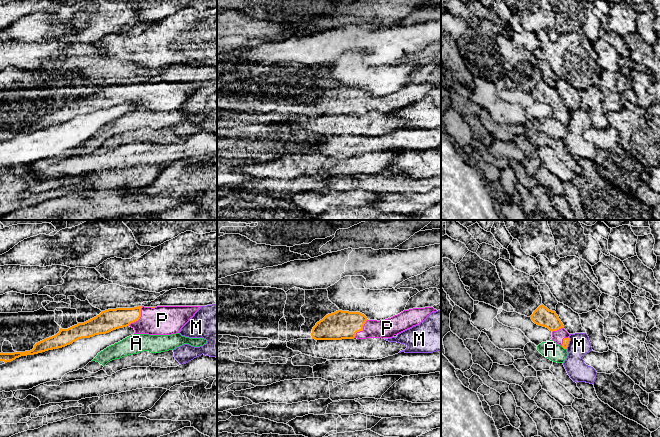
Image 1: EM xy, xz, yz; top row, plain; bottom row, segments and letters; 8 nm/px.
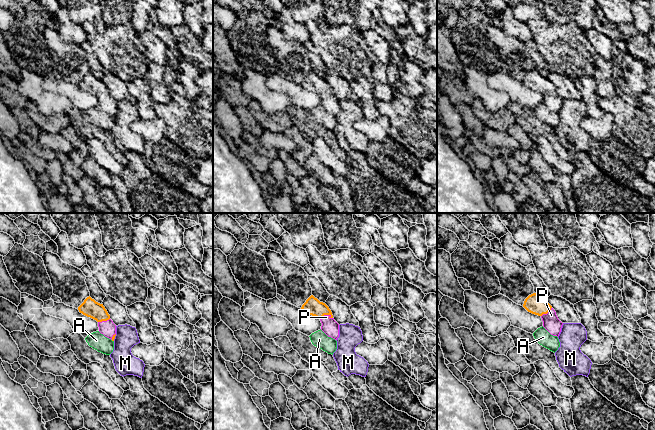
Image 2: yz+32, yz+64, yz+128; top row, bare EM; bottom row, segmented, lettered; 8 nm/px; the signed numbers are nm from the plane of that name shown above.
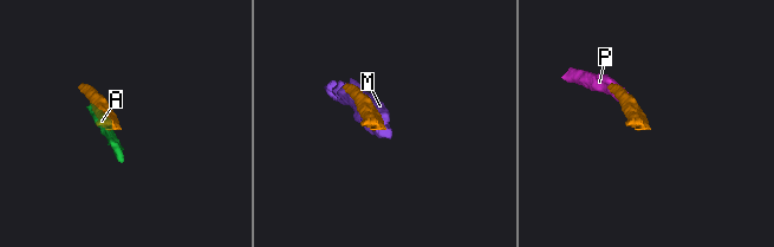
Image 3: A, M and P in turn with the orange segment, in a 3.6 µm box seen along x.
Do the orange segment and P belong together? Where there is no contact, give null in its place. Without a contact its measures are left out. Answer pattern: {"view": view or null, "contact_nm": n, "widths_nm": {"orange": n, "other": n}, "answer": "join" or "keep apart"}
{"view": "xy", "contact_nm": 200, "widths_nm": {"orange": 170, "other": 240}, "answer": "join"}

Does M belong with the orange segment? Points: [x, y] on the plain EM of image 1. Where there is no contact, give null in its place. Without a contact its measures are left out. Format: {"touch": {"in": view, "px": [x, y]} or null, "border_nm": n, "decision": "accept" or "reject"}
{"touch": {"in": "yz", "px": [568, 119]}, "border_nm": 100, "decision": "reject"}

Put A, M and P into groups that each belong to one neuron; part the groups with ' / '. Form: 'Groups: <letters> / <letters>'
Groups: A / M / P

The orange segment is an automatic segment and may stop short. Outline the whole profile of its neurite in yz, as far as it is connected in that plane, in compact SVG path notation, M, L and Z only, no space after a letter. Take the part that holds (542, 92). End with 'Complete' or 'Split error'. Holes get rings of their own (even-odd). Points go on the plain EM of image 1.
M542 80L533 88L531 95L535 100L548 104L552 108L552 116L567 125L570 110L564 105L555 87L549 86Z. Split error

